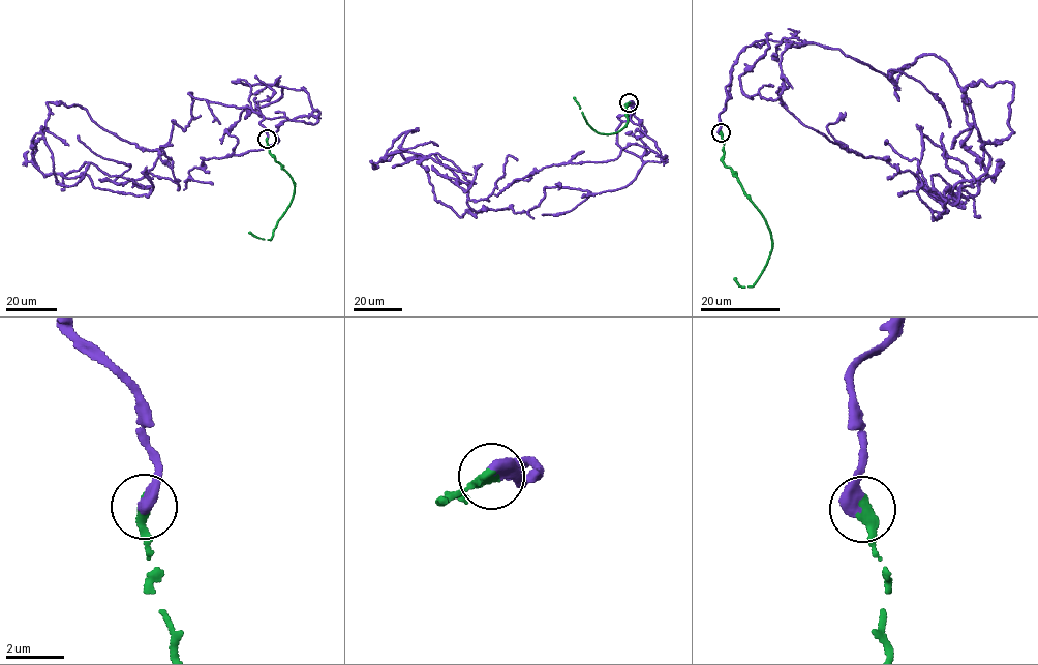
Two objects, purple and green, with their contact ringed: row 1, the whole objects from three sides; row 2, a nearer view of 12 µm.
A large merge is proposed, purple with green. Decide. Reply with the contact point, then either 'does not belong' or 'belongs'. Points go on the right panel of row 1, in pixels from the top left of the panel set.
(721, 132) | belongs

